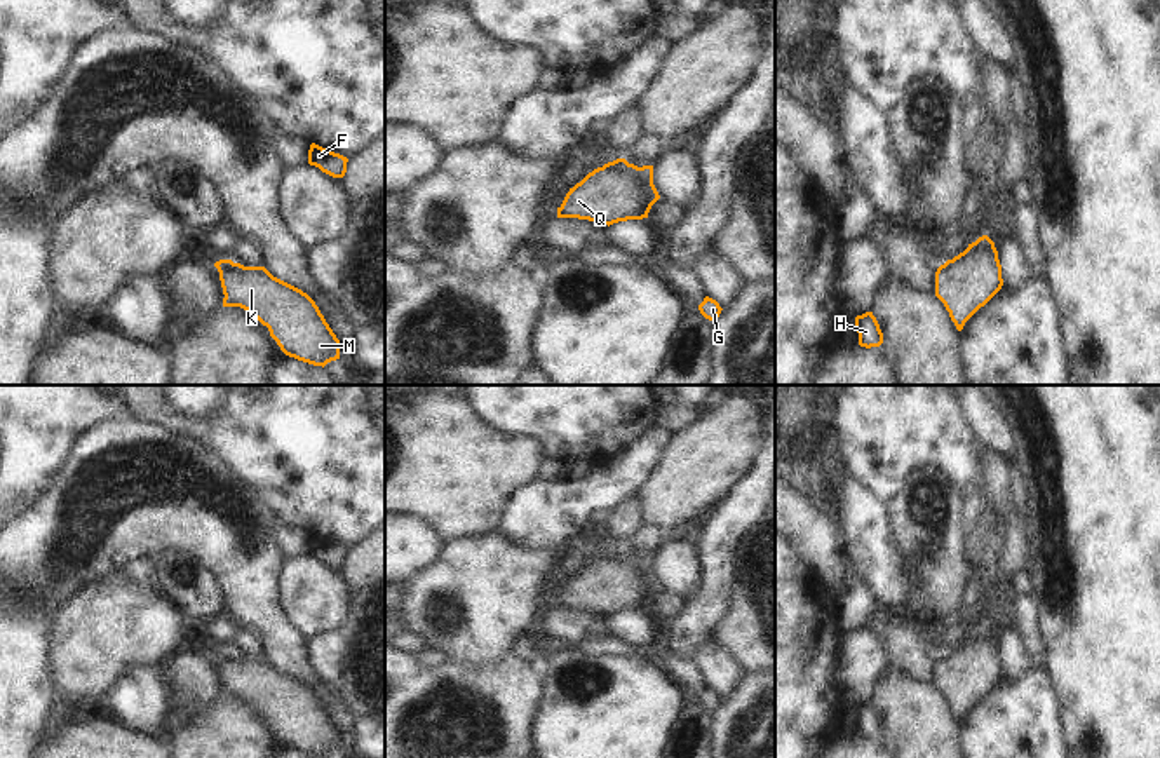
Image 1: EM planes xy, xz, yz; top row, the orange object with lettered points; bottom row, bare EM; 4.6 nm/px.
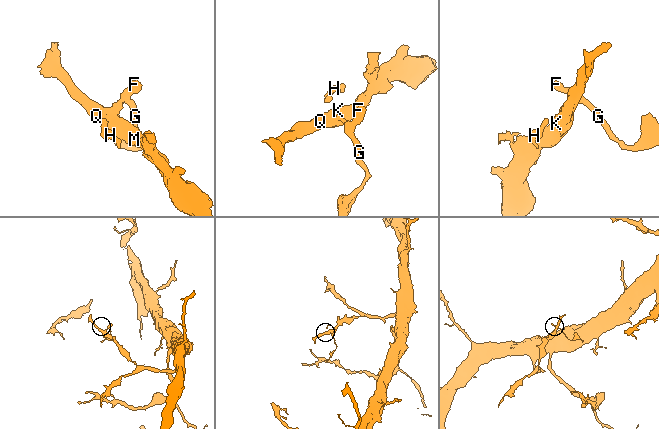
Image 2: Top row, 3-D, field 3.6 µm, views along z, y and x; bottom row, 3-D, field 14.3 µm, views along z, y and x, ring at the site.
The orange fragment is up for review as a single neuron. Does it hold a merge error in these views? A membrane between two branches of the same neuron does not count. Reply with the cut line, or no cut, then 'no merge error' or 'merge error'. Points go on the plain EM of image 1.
cut in xz along (624, 556), (652, 575); merge error

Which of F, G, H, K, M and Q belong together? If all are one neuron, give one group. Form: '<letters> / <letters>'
F G H / K M Q

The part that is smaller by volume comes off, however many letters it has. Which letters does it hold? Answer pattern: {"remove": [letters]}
{"remove": ["F", "G", "H"]}

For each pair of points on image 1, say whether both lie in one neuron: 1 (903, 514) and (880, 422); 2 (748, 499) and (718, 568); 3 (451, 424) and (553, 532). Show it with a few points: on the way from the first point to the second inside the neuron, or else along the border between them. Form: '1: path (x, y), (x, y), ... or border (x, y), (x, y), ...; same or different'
1: border (925, 466), (918, 467), (910, 485), (885, 504); different
2: path (735, 516), (720, 539), (720, 551); same
3: border (535, 478), (514, 495), (500, 530); different

